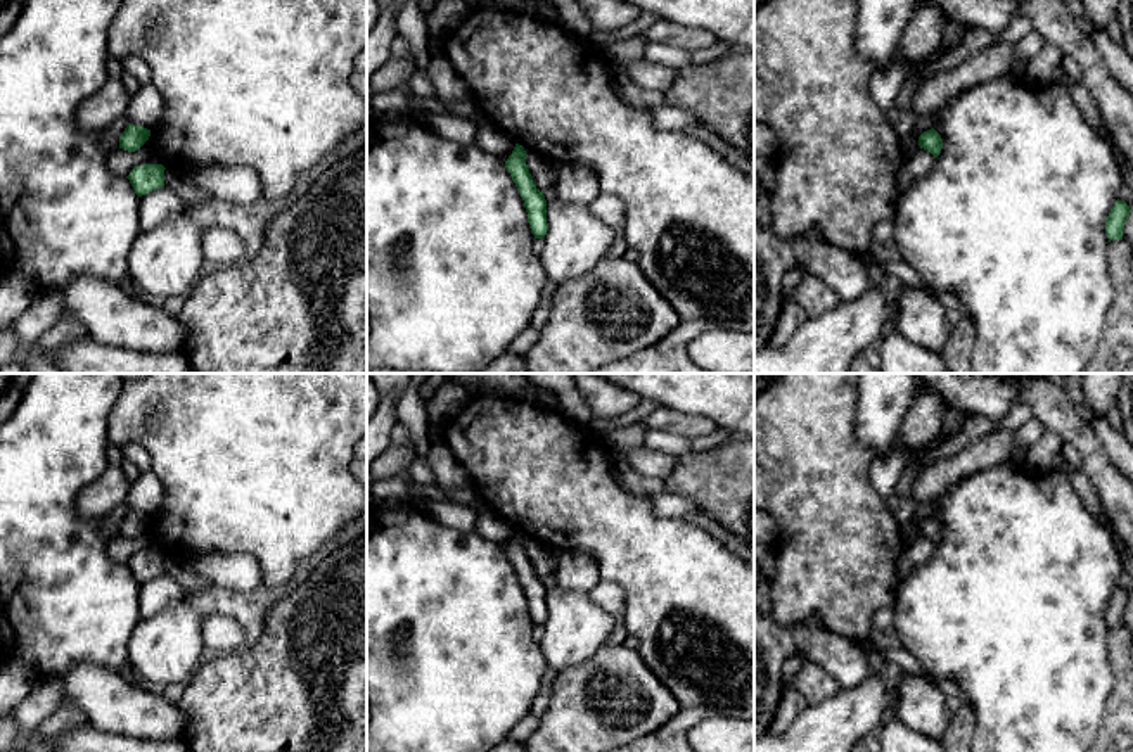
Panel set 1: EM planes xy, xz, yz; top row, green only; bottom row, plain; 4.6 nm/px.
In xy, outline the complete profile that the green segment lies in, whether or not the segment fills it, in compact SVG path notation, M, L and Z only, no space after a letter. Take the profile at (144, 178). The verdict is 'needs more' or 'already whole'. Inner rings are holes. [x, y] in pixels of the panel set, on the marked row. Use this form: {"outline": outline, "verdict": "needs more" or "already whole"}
{"outline": "M144 164L135 166L126 176L138 197L164 187L164 166L163 164Z", "verdict": "already whole"}

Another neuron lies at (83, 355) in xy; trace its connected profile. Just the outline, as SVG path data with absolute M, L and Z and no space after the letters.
M90 335L64 342L55 353L62 373L194 373L183 351L152 354L106 346Z

